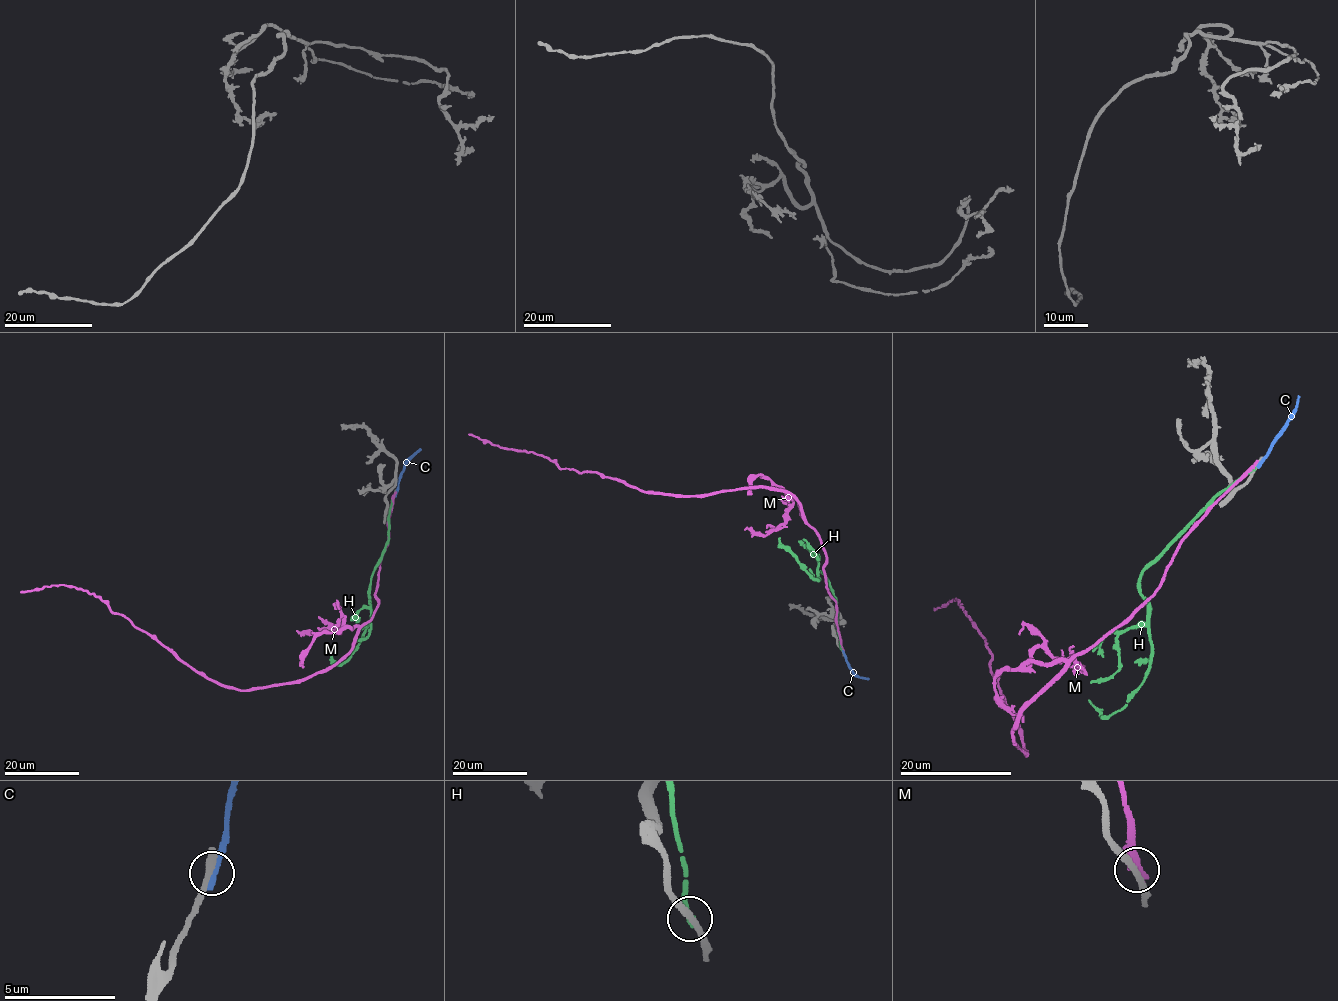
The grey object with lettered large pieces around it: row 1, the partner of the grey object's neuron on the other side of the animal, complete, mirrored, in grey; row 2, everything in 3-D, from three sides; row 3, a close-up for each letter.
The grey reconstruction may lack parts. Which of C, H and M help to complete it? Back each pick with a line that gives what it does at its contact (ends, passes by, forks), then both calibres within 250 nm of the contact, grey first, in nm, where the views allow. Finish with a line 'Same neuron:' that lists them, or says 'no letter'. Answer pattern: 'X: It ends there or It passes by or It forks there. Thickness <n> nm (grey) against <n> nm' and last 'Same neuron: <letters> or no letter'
Same neuron: no letter

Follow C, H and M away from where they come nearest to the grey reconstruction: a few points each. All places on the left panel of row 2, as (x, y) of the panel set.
C: (395, 494), (403, 466), (420, 449)
H: (392, 498), (388, 542), (374, 568), (369, 588), (371, 623), (351, 656), (341, 664), (335, 662), (330, 653)
M: (394, 496), (373, 616), (339, 661), (298, 680), (226, 688), (180, 661), (85, 590), (52, 585), (20, 592)

